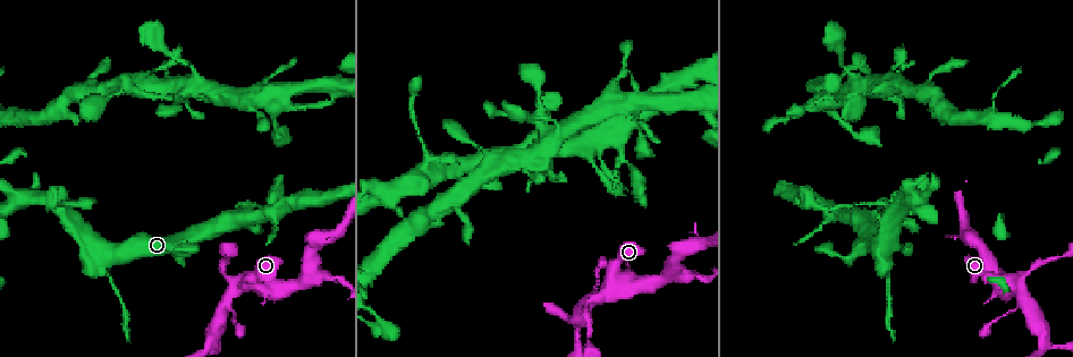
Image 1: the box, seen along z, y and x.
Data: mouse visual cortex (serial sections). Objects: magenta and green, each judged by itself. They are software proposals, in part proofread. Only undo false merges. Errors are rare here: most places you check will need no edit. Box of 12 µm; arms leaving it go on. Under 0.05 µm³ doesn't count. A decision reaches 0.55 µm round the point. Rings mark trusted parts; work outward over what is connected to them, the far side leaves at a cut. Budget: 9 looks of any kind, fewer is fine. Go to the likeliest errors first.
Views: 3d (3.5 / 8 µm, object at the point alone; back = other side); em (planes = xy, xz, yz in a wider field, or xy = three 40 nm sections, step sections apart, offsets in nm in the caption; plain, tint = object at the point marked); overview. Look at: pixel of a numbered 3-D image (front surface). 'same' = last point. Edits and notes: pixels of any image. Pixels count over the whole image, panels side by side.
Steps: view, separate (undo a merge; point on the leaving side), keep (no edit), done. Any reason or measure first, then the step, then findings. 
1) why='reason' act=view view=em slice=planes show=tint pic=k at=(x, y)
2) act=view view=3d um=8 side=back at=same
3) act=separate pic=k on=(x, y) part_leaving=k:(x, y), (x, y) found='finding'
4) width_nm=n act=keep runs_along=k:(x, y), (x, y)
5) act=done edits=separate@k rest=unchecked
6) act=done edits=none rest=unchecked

why='arms part here' act=view view=3d um=3.5 pic=1 at=(1021, 287)

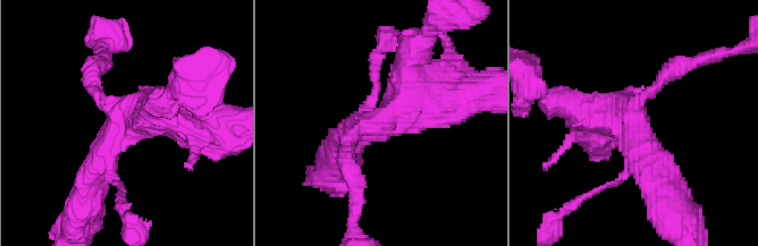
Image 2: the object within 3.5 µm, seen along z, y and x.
why='now the EM' act=view view=em slice=xy step=1 show=plain pic=2 at=(127, 127)

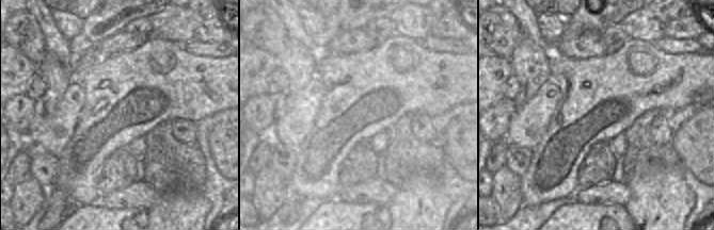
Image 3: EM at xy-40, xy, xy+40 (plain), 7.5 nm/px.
act=view view=em slice=xy step=1 show=tint at=same

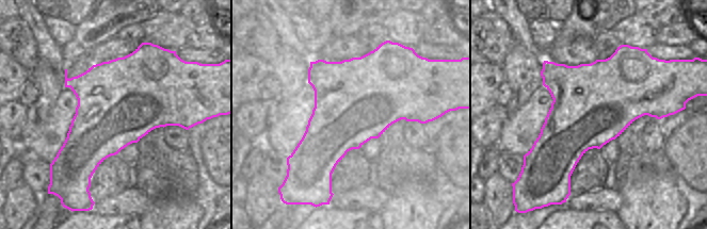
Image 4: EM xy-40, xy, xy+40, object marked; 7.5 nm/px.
width_nm=600 act=keep runs_along=2:(584, 115), (625, 115), (660, 184) found='all the same cell'

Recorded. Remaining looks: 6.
why='three arms meet' act=view view=3d um=3.5 pic=1 at=(314, 273)

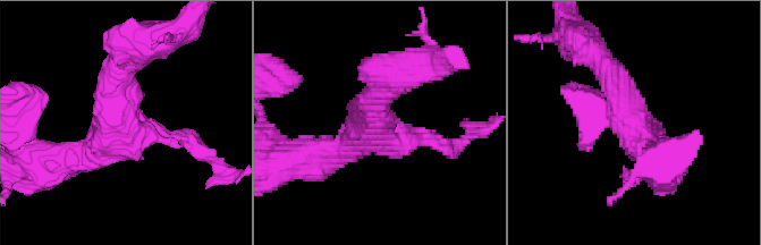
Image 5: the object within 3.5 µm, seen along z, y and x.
act=view view=em slice=xy step=5 show=tint pic=5 at=(643, 130)

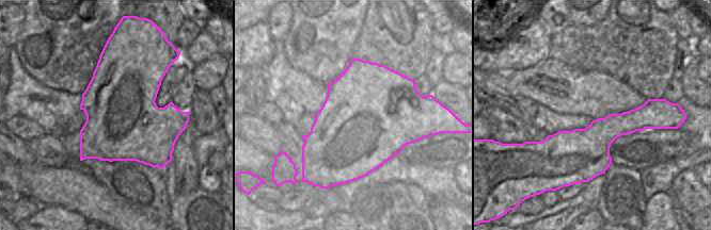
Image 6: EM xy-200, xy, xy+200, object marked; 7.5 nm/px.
arm_widths_nm=150,400,450 act=keep runs_along=5:(52, 163), (111, 135), (121, 66) found='continuous, no second cell'

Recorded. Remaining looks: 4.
why='calibre changes' act=view view=3d um=3.5 pic=1 at=(107, 264)

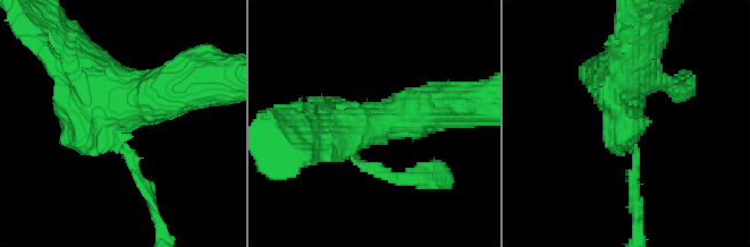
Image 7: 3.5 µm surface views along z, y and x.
act=view view=em slice=xy step=5 show=tint pic=7 at=(120, 118)

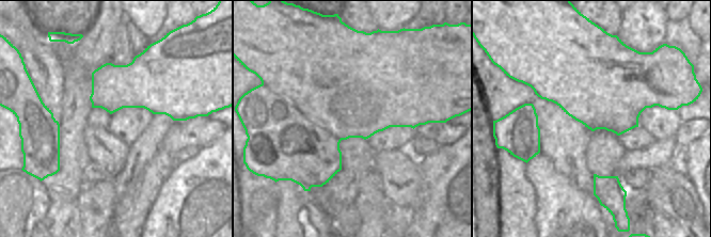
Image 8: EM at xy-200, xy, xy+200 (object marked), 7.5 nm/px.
why='cut it another way' act=view view=em slice=planes show=tint at=same

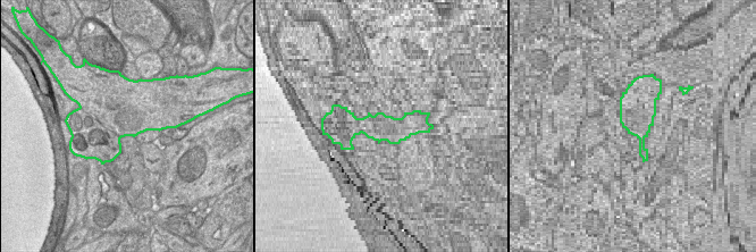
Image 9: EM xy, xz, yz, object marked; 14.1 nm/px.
act=separate pic=7 on=(622, 138) part_leaving=7:(624, 110), (618, 155) found='two cells meet here'

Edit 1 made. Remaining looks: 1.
why='calibre changes' act=view view=3d um=3.5 pic=1 at=(220, 222)

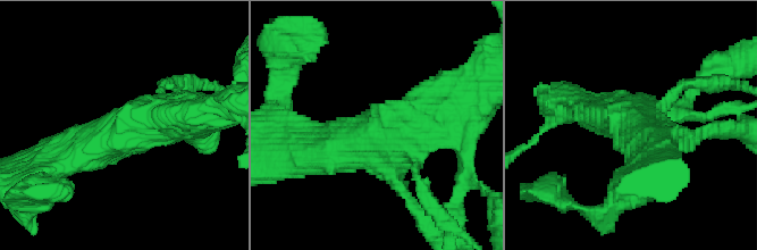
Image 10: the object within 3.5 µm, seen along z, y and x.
act=keep runs_along=10:(38, 167), (142, 118), (170, 118) found='one cell here'

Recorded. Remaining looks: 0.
act=done edits=separate@7 rest=unchecked

